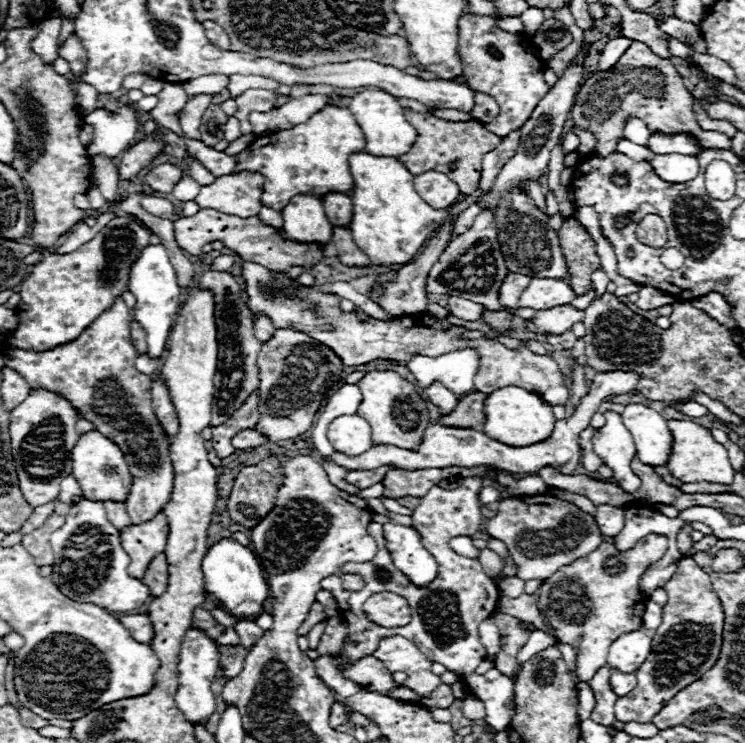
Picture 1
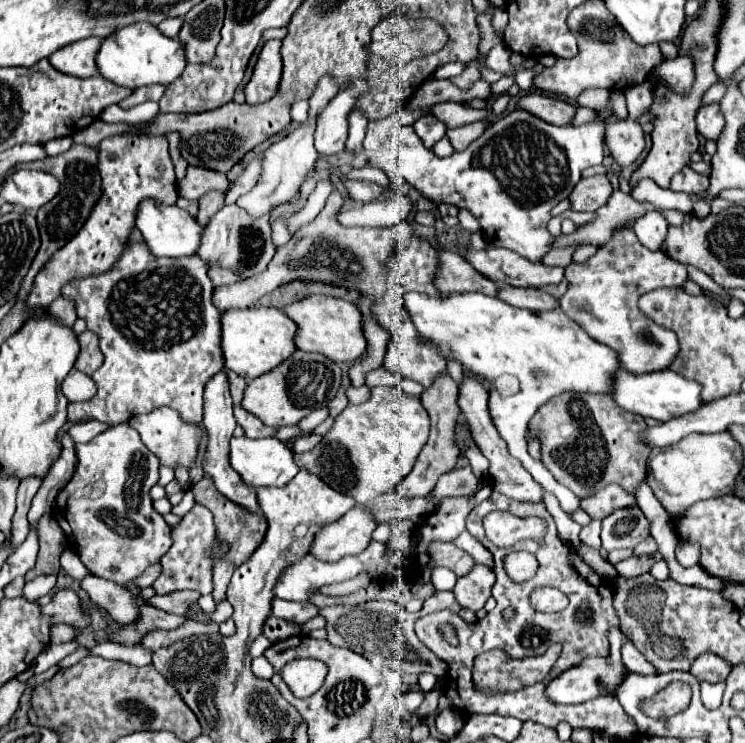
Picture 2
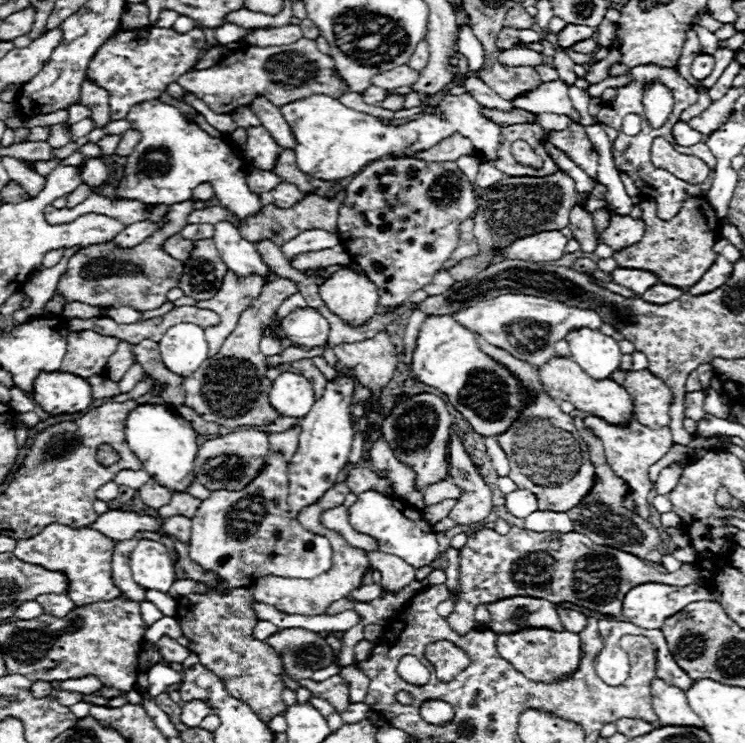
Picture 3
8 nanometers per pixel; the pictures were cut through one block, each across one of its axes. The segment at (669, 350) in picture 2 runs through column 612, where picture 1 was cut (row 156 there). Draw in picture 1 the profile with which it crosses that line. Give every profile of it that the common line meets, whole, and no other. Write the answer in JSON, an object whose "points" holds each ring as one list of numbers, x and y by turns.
{"points":[[328,106,314,114,304,124,290,130,280,130,272,136,258,138,246,150,236,154,236,172,260,172,264,176,262,184,262,206,274,208,282,214,284,206,296,194,324,196,328,192,350,194,354,188,354,178,350,174,348,158,352,152,360,152,366,146,366,138,350,114,348,108]]}

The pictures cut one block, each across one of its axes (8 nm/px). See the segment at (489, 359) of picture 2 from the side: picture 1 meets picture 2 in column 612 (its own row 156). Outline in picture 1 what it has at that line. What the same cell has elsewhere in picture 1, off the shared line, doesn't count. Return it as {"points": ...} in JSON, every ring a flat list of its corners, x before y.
{"points":[[368,152,352,154,350,172,354,176,354,216,350,222,352,238,356,246,376,266,406,264,414,260,414,250,420,250,428,236,446,220,454,204,442,210,434,210,414,190,414,176,396,158,372,156]]}

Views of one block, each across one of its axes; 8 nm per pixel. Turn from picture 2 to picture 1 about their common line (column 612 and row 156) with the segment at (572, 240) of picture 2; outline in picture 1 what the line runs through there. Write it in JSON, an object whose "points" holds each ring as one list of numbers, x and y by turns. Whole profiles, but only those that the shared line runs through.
{"points":[[184,138,184,142,186,142,188,152,190,152,200,164,204,164,204,168,206,168,208,172,212,172,214,176,232,174,234,164,236,164,236,158,234,158,234,156,228,156,228,154,224,154,224,152,218,152,218,150,214,150,214,148,208,148,208,146,204,146,202,142,198,142,198,140,188,140,188,138]]}

